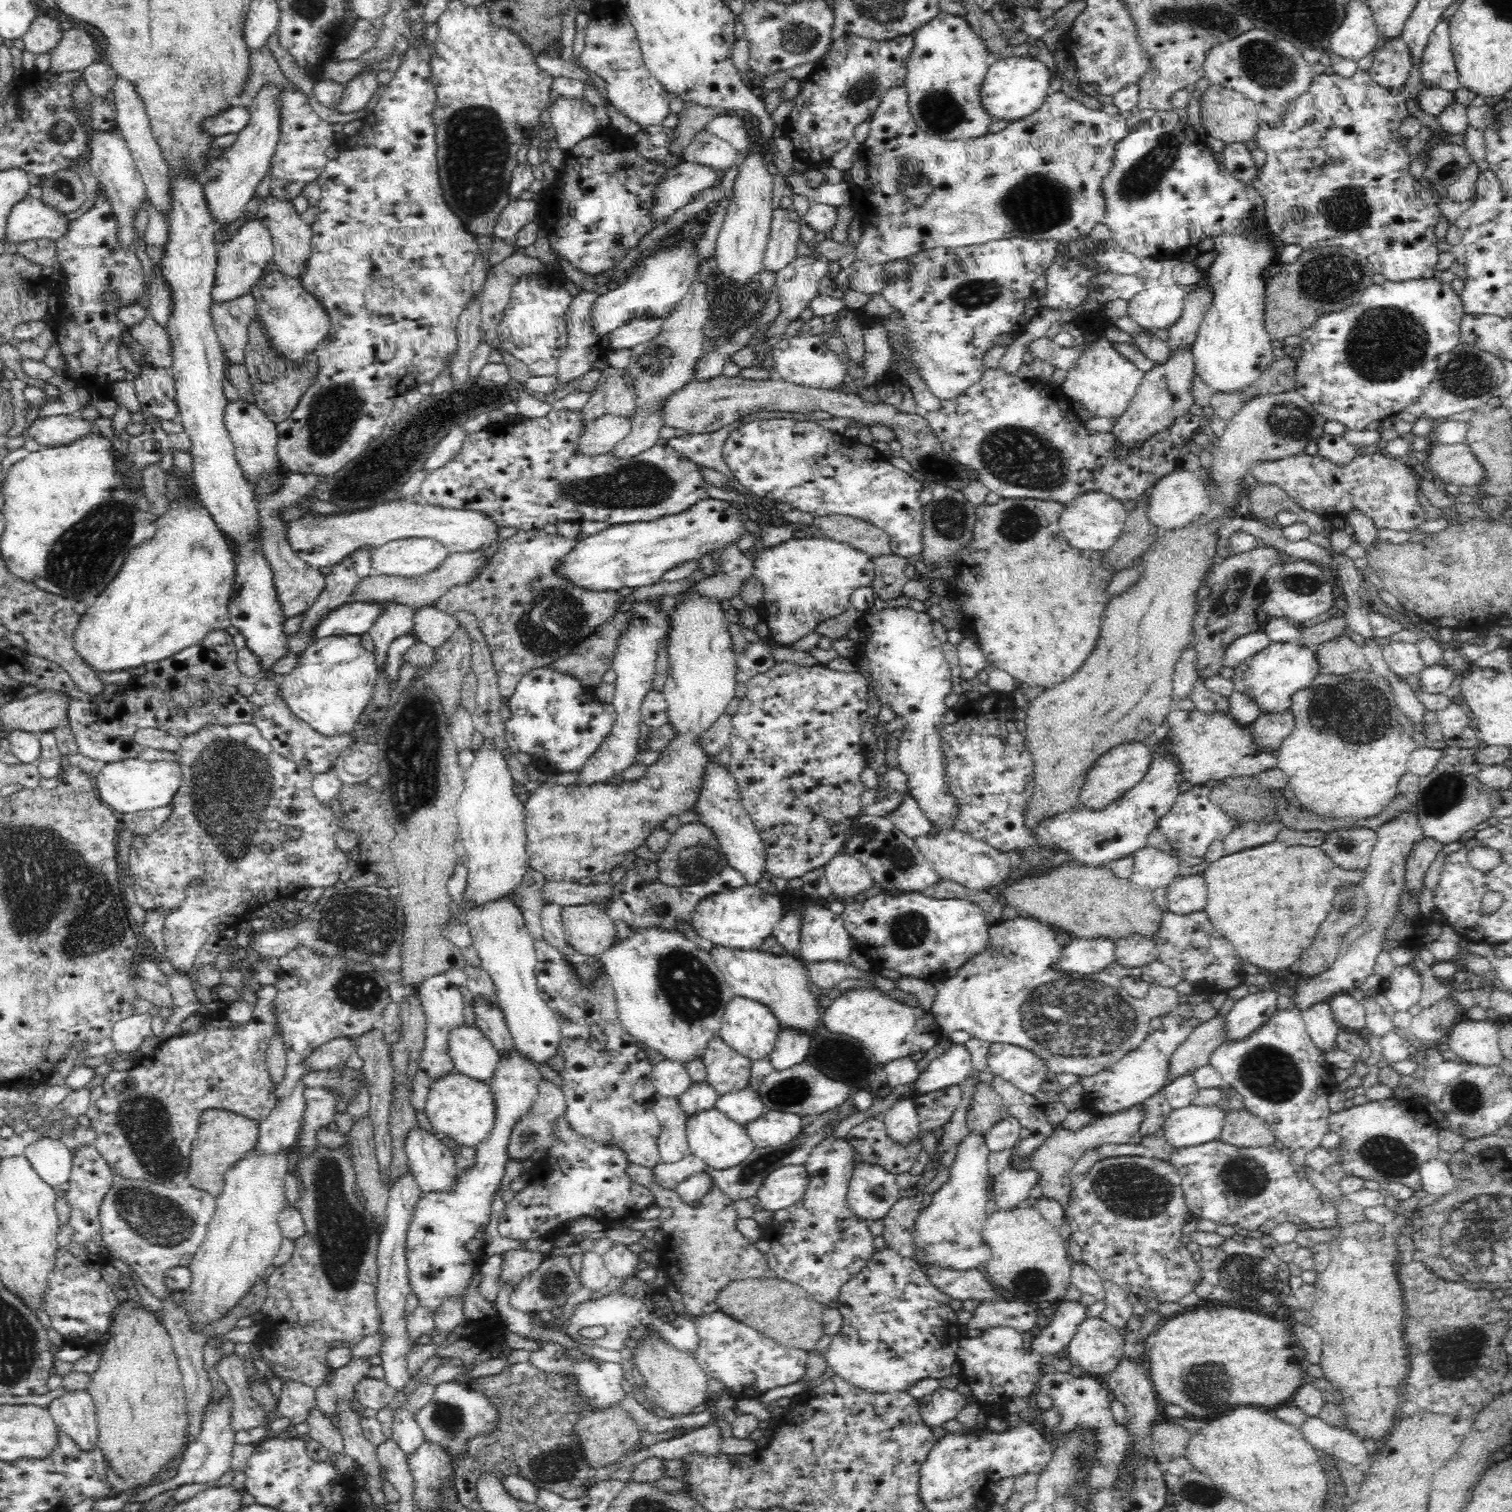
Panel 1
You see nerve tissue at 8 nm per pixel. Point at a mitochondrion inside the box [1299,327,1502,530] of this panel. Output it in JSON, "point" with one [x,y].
{"point":[1468,375]}

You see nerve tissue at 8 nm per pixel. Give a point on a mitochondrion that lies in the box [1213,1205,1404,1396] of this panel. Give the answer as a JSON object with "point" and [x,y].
{"point":[1248,1278]}

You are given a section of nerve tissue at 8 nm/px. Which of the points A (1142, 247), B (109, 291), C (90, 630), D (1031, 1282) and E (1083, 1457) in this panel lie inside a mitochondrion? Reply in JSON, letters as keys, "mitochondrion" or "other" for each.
{"A":"other","B":"mitochondrion","C":"other","D":"mitochondrion","E":"mitochondrion"}

